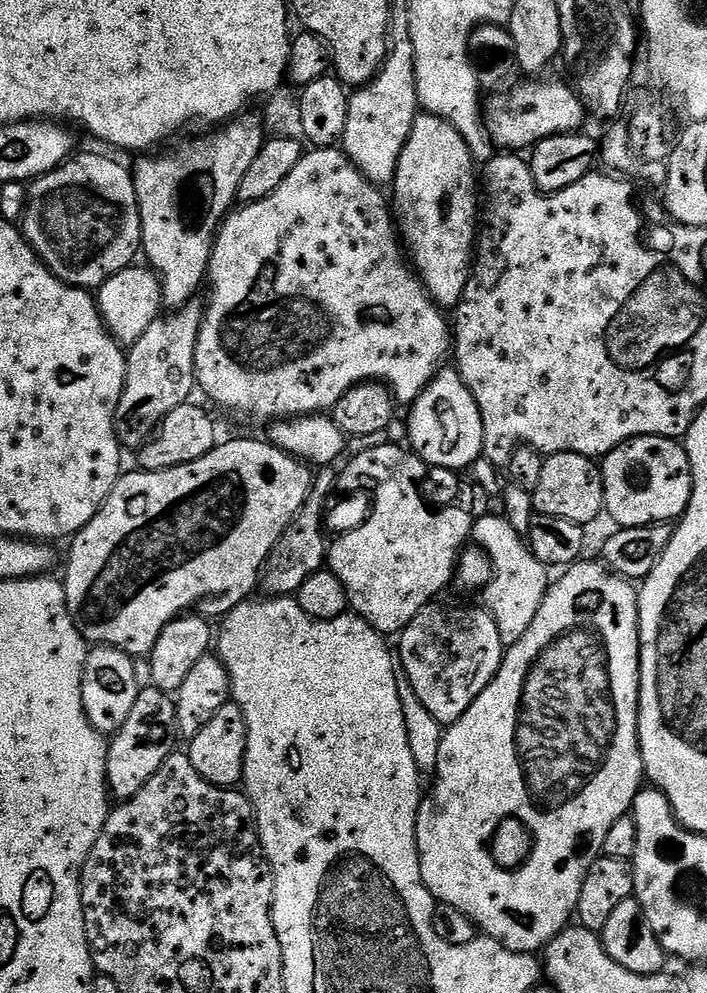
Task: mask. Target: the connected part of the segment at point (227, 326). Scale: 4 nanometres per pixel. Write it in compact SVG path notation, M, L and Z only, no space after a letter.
M313 147L305 151L298 166L294 166L294 170L286 174L282 186L278 186L278 190L274 190L270 198L237 207L224 217L220 230L216 233L216 241L212 244L208 263L206 292L208 288L209 296L206 299L204 321L196 347L196 382L199 391L204 391L214 403L221 404L240 416L249 416L252 420L268 420L267 422L327 413L336 407L337 402L351 388L369 382L386 384L396 397L397 405L411 406L415 403L428 383L441 371L445 363L444 355L447 352L449 355L450 320L449 317L448 320L444 317L447 315L433 300L424 281L406 263L406 252L398 235L398 224L394 219L389 197L387 200L380 192L383 191L377 185L371 184L339 147Z

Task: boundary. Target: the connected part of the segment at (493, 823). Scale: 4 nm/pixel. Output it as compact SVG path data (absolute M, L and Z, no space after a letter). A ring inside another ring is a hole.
M577 562L571 565L563 573L565 576L557 584L555 581L549 587L542 606L538 606L538 615L534 617L534 622L530 622L530 630L526 630L526 634L522 634L522 638L518 638L518 642L514 642L514 646L505 651L504 660L500 664L500 669L496 672L496 676L490 682L490 686L486 686L486 690L482 690L482 694L478 694L478 698L474 698L470 710L466 710L466 714L462 714L462 718L458 718L458 722L447 725L446 731L441 738L441 749L438 752L438 764L434 773L436 785L433 786L432 793L429 796L427 793L426 798L421 799L420 812L416 816L416 841L418 842L418 850L420 851L422 882L428 887L430 894L436 897L439 903L449 904L458 910L462 910L462 914L466 914L470 919L476 921L477 929L483 935L498 941L502 946L506 946L515 952L539 953L541 950L547 948L550 941L558 933L563 932L565 928L569 927L571 920L568 919L573 919L576 916L578 894L582 894L582 882L586 878L586 874L593 862L600 859L604 851L606 834L609 832L610 826L614 826L614 822L618 822L618 818L631 813L634 798L642 791L642 785L646 780L644 759L640 753L640 731L638 730L638 718L640 717L640 597L638 595L638 588L633 581L626 580L623 576L617 576L615 572L609 570L603 563L584 563Z

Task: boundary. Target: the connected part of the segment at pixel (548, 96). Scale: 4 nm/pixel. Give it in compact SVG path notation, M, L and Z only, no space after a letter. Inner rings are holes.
M548 78L525 79L510 91L489 95L483 101L484 125L497 149L528 150L540 140L583 129L586 109L575 87L568 82L544 79Z

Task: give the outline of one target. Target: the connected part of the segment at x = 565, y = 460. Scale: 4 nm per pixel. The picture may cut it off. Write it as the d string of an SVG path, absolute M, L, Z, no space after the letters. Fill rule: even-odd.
M553 452L542 466L542 475L532 494L532 507L539 515L566 518L581 526L589 526L599 518L604 507L604 473L599 463L573 452Z

